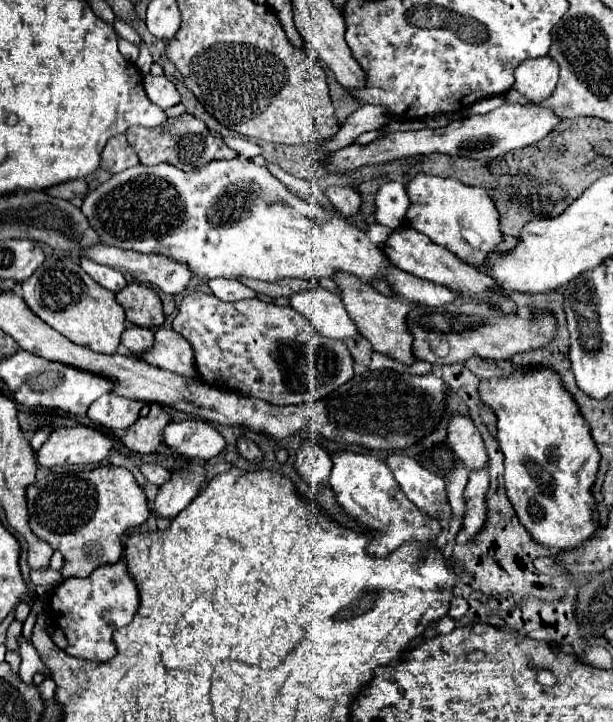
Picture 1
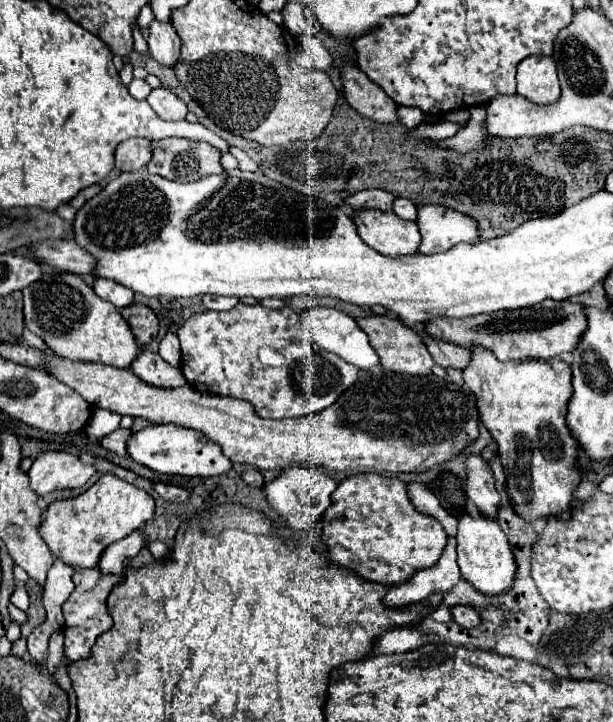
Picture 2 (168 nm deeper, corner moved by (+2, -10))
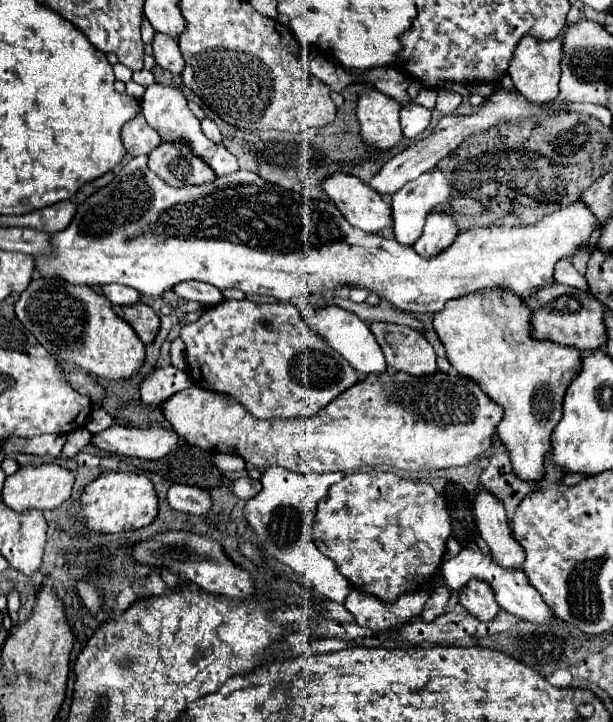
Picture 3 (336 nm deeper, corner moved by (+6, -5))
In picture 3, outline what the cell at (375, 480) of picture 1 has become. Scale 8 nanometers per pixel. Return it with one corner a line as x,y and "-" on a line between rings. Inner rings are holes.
359,471
345,475
341,483
329,489
327,497
317,507
313,519
313,539
317,549
329,557
347,581
365,593
377,595
381,601
395,601
399,593
427,585
441,563
445,543
451,535
451,519
445,499
427,483
407,481
389,471

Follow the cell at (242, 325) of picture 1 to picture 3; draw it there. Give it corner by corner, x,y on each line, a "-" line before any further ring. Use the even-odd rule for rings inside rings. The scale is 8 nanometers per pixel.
249,299
223,301
221,305
205,309
195,323
185,325
179,337
185,343
187,373
193,385
235,397
253,417
259,419
313,417
339,393
359,381
355,369
305,325
293,303
257,305

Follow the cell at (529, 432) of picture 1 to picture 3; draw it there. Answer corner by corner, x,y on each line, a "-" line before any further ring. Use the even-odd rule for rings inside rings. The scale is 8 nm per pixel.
473,293
457,301
449,301
443,313
433,317
435,333
445,345
449,363
459,375
473,379
491,401
501,405
503,419
497,425
497,435
511,457
513,473
525,483
539,483
545,477
545,455
551,451
551,435
561,421
561,403
565,389
579,373
581,353
573,347
555,345
551,341
533,341
529,337
529,311
513,293

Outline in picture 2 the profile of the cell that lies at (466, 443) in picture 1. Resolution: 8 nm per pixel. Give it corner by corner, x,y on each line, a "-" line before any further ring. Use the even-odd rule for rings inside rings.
469,456
467,458
467,484
465,484
465,492
469,496
469,500
477,506
479,514
489,518
489,520
497,520
497,506
501,502
499,492
493,486
493,474
491,468
483,462
481,456

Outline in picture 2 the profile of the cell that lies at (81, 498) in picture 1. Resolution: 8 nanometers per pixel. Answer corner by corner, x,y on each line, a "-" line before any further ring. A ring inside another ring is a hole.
105,474
81,496
73,500
53,502
47,508
47,516
39,532
51,552
55,552
69,566
81,570
81,568
93,568
109,544
127,538
131,532
149,522
153,514
155,514
155,502
145,490
113,474

